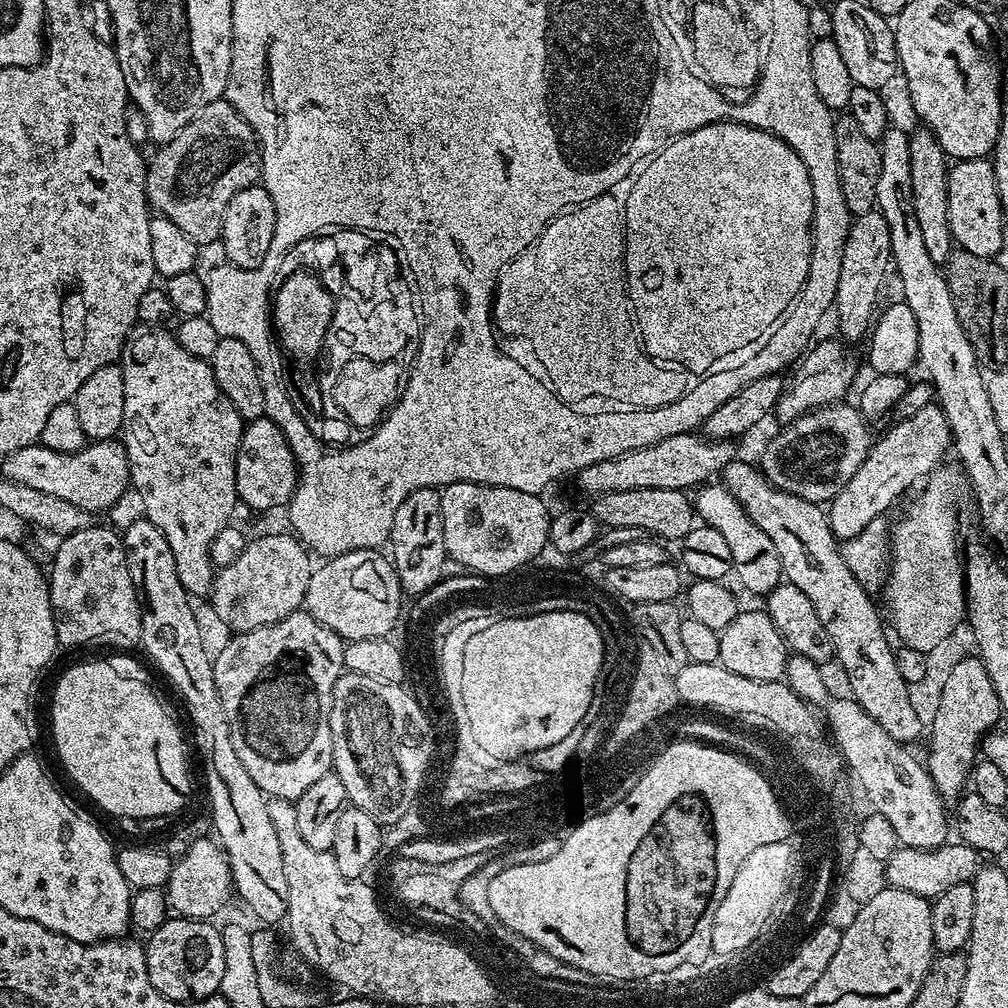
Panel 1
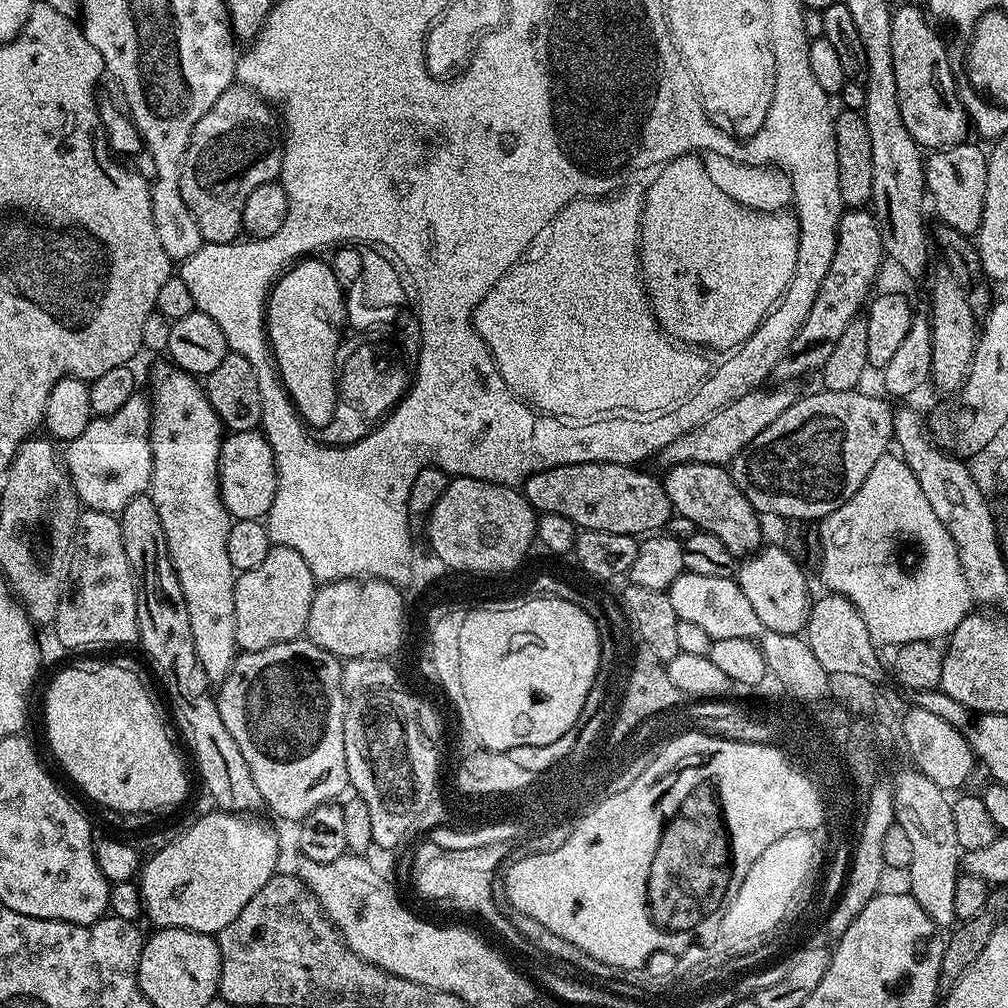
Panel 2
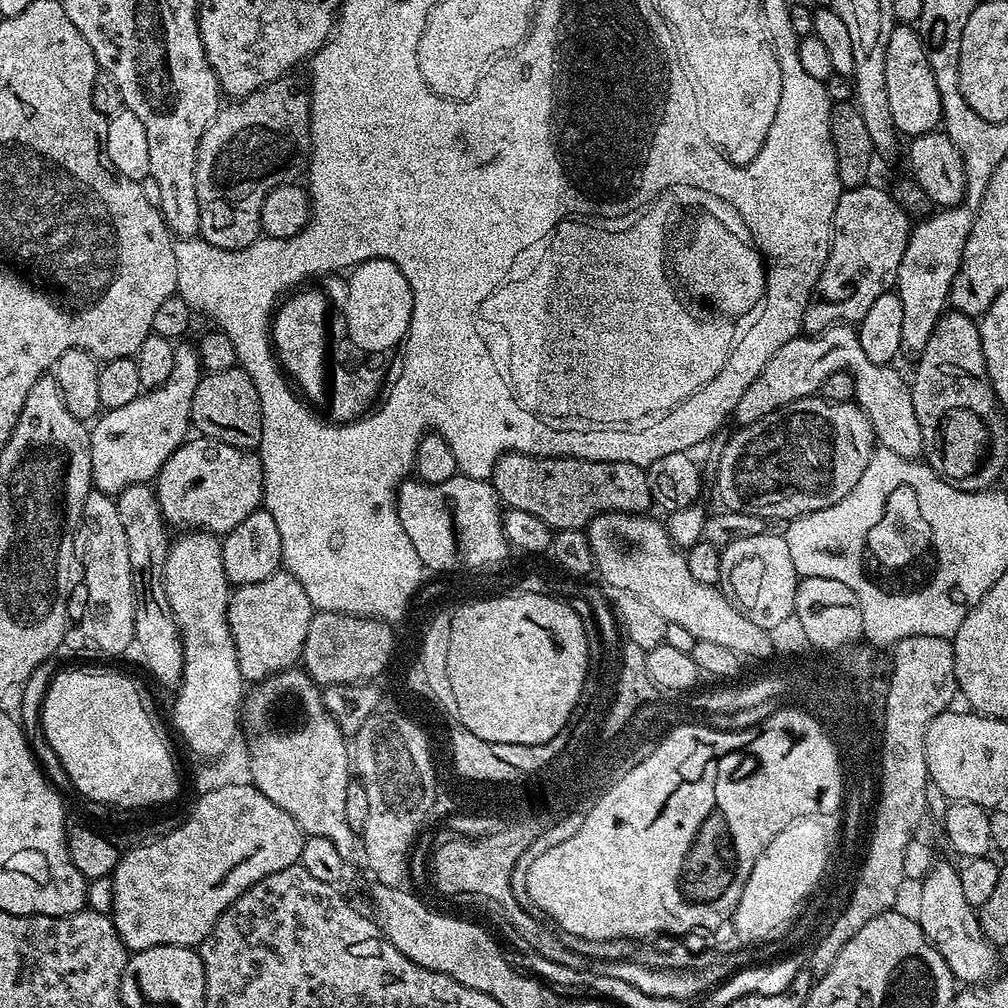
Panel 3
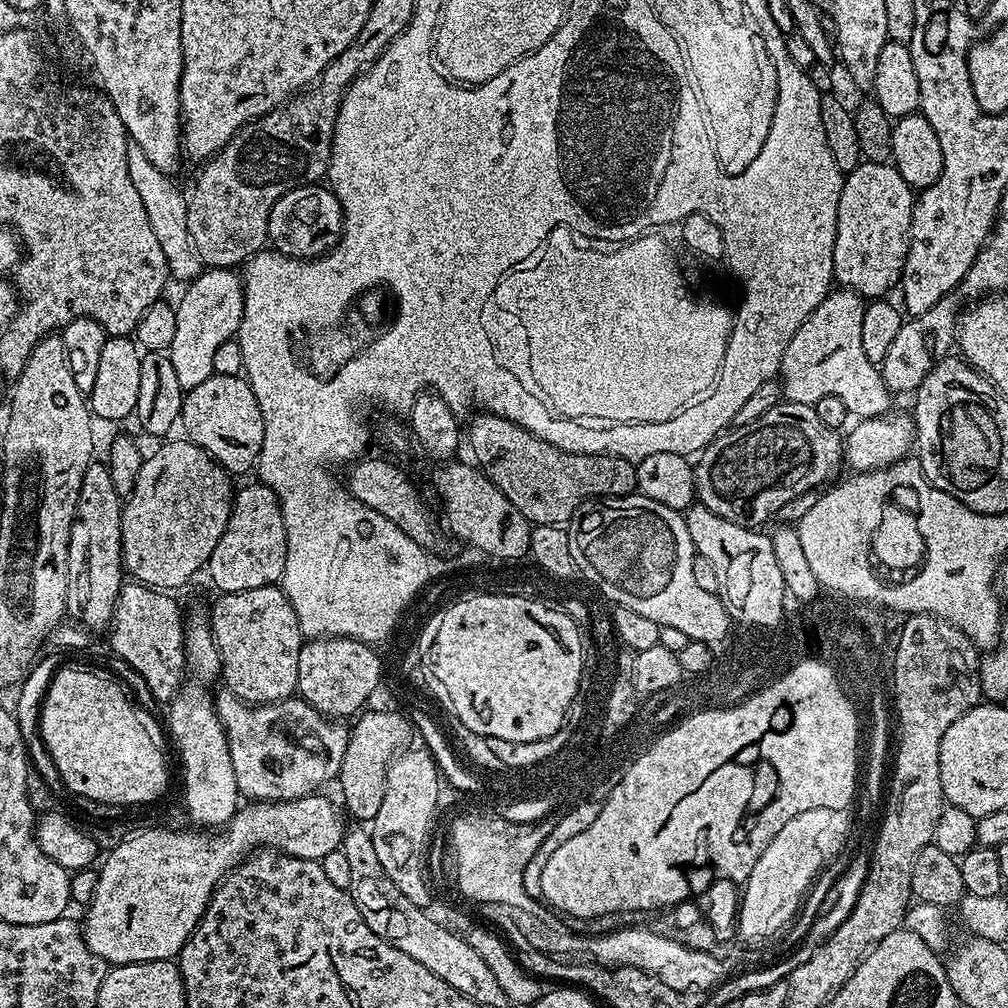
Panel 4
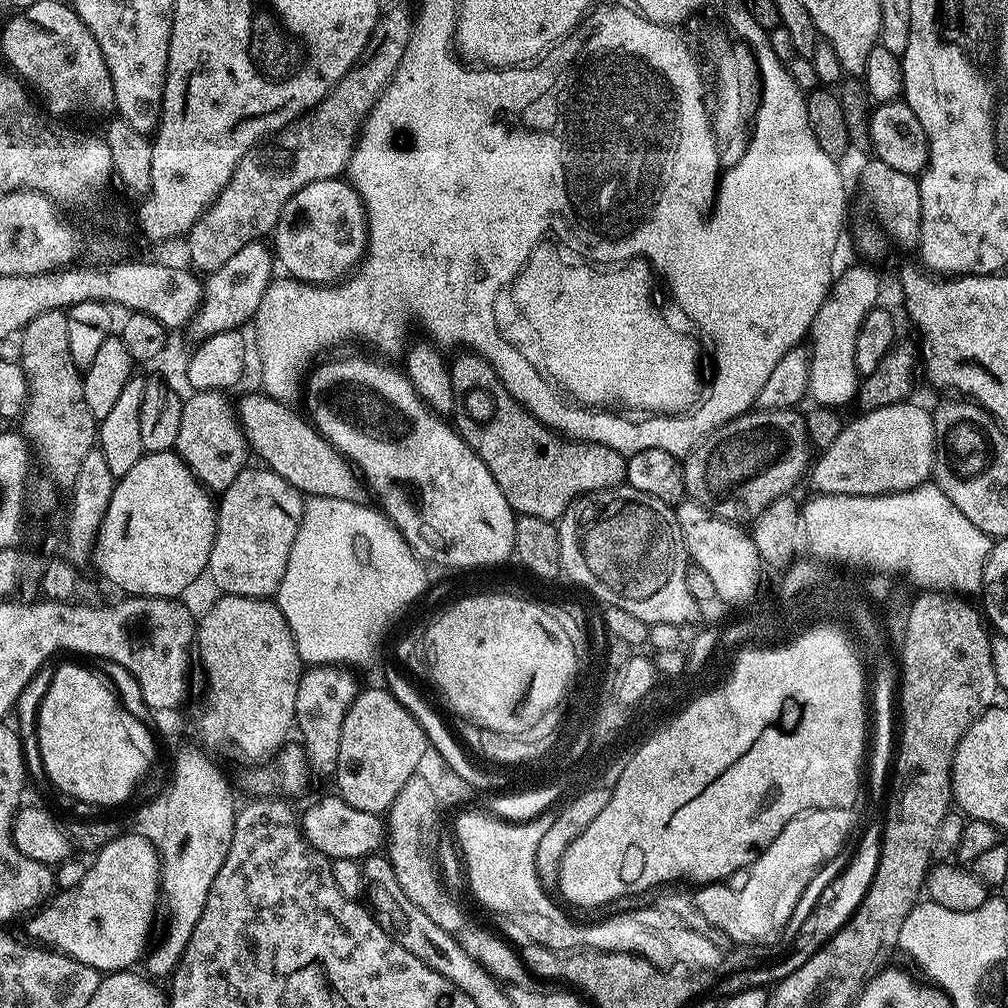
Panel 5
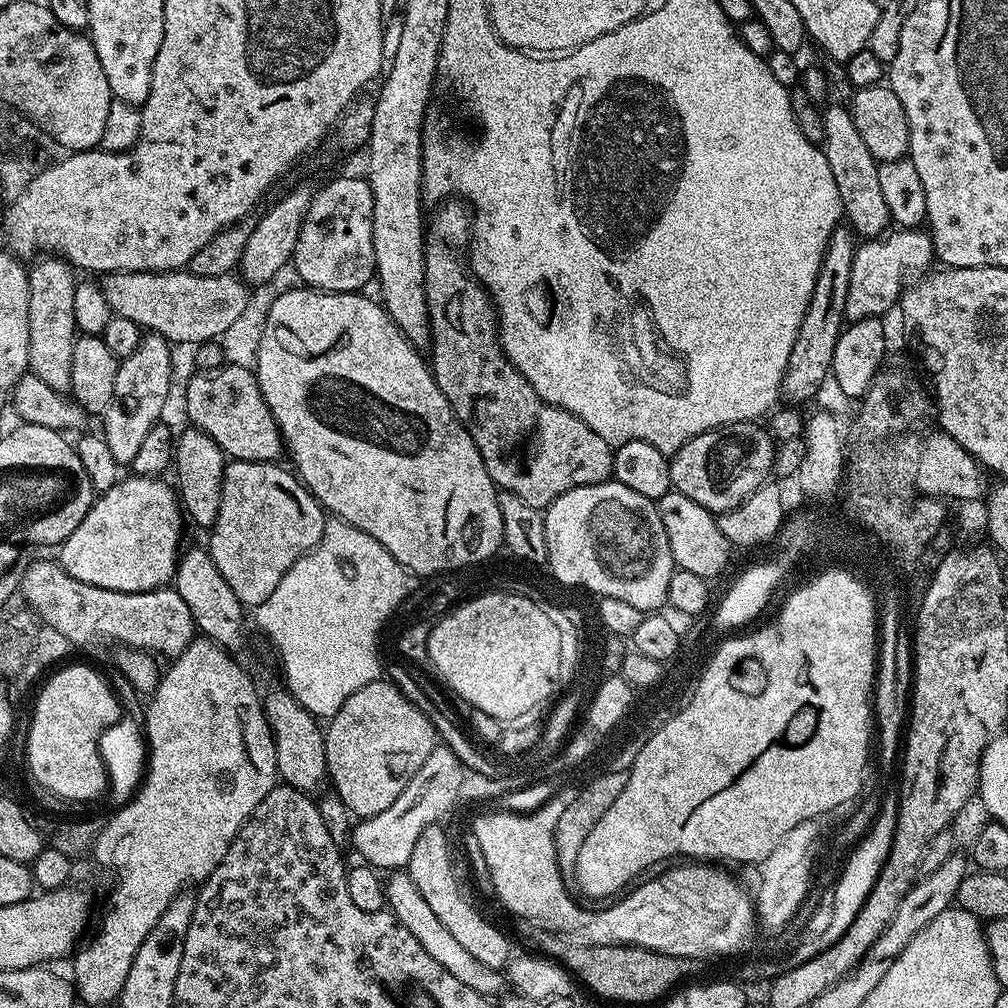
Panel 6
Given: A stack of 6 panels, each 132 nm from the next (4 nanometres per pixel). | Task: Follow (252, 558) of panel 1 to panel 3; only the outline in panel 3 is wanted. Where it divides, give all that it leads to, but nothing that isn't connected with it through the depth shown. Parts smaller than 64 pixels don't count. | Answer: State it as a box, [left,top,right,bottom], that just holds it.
[228,570,314,682]

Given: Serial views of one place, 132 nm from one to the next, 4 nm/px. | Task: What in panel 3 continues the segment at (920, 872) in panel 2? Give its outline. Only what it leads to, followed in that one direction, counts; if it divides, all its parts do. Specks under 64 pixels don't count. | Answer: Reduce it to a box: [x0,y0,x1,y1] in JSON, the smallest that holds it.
[918,863,997,985]

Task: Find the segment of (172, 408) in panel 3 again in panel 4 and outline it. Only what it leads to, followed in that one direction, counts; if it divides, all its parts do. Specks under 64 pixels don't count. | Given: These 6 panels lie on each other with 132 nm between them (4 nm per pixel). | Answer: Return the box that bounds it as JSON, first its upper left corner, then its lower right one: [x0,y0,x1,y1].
[170,268,244,390]

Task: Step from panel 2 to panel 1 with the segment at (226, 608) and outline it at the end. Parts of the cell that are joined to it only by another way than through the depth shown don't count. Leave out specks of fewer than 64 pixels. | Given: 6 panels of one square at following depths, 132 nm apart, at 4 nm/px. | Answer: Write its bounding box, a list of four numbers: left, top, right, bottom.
[118,323,246,597]

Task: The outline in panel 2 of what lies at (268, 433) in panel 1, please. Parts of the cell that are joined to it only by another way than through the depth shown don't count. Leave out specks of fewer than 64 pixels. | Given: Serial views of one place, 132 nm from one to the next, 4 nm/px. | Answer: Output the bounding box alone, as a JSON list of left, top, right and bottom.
[220,431,278,521]

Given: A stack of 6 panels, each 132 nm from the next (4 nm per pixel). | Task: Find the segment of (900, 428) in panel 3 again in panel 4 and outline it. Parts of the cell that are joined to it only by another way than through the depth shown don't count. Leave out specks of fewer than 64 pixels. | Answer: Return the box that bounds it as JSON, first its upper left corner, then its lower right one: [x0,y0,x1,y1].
[778,287,894,420]

